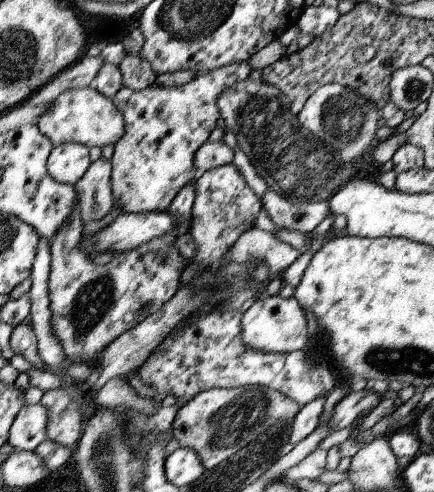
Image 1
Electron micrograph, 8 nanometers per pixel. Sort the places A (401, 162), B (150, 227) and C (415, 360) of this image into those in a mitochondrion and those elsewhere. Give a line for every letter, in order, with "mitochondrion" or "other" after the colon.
A: other
B: other
C: mitochondrion

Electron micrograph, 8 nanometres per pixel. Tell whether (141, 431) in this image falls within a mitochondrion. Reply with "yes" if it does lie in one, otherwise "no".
yes

